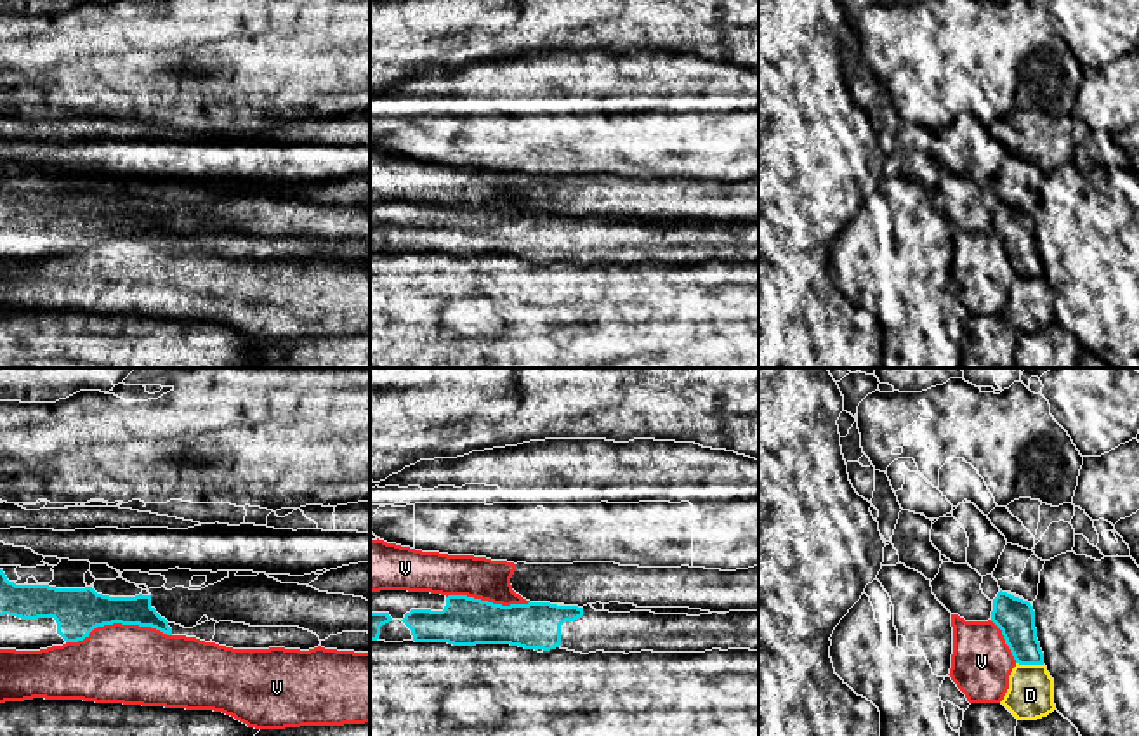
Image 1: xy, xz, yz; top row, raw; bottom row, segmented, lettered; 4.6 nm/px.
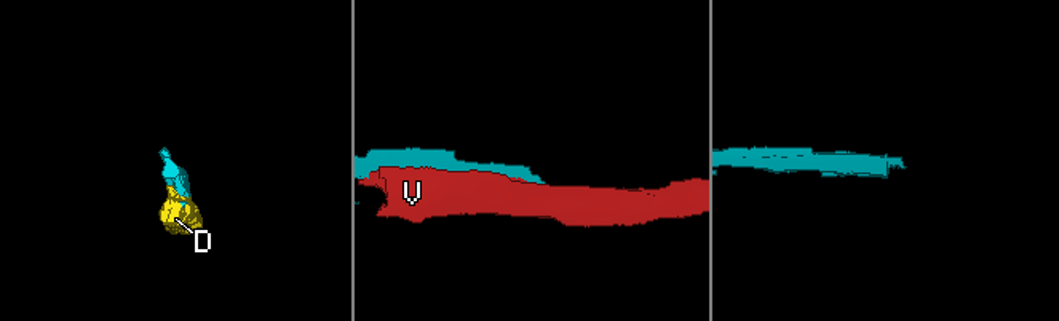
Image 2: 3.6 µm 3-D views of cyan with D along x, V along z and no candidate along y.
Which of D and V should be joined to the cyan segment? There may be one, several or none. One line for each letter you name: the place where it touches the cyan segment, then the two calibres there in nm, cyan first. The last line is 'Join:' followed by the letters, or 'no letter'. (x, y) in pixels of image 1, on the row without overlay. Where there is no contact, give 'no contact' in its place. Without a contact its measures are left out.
Join: no letter

